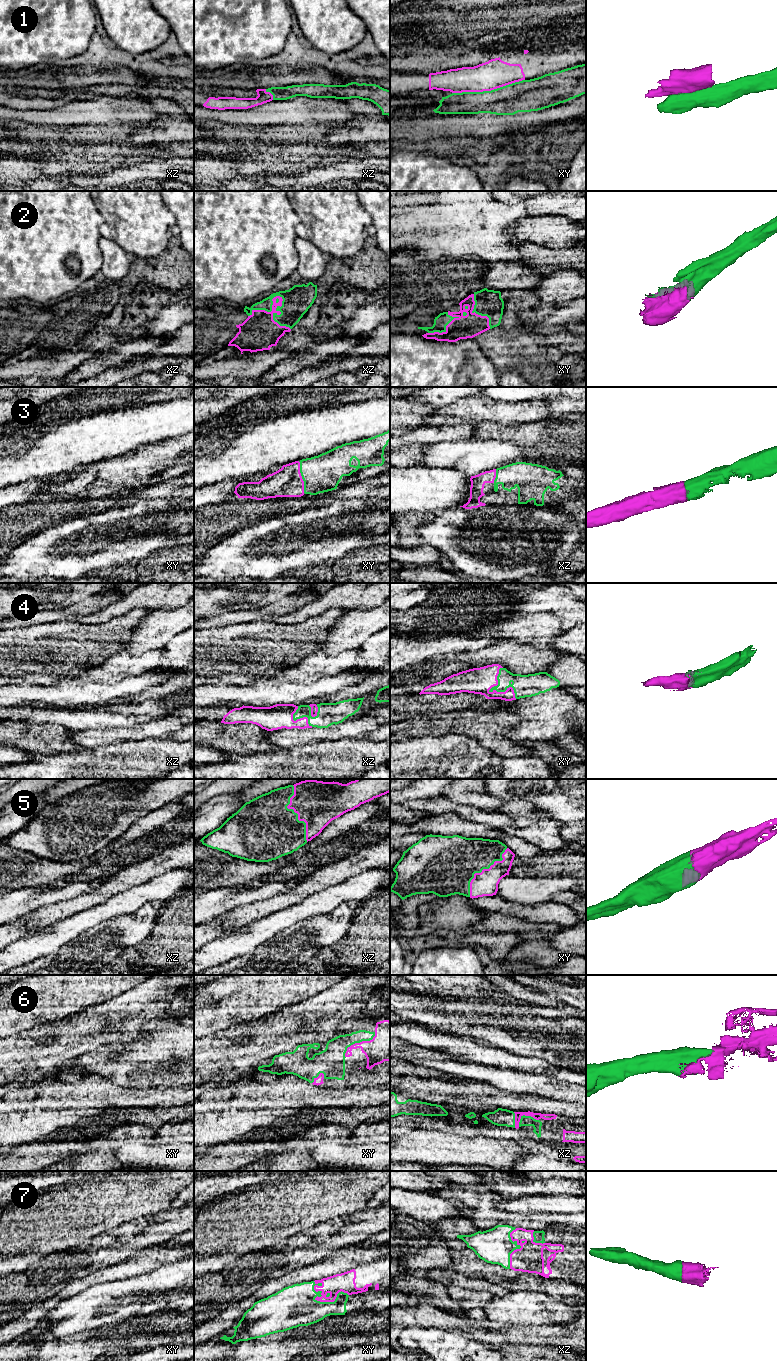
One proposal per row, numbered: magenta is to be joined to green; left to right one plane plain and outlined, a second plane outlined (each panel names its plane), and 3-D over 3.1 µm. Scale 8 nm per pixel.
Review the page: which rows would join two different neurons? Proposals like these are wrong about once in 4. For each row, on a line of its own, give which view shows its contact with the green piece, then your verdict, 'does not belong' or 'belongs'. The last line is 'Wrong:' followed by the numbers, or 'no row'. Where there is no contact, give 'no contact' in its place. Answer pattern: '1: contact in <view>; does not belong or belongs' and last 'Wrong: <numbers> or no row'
1: contact in xy; does not belong
2: contact in xz; belongs
3: contact in xy; belongs
4: contact in xy; belongs
5: contact in xz; belongs
6: contact in xy; belongs
7: contact in xy; belongs
Wrong: 1

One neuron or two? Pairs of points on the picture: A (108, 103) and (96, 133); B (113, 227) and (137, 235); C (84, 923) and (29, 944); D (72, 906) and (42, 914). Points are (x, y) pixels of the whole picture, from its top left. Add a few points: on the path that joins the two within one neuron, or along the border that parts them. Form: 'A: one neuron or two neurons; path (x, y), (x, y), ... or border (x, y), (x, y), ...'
A: two neurons; border (122, 122), (76, 126)
B: one neuron; path (119, 227), (129, 227), (131, 229)
C: one neuron; path (70, 928), (43, 943)
D: one neuron; path (65, 908), (49, 914)

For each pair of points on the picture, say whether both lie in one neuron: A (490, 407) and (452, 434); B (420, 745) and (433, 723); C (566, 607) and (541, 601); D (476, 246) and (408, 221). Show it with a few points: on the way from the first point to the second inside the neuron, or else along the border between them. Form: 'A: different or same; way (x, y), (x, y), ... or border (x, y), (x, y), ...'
A: different; border (446, 423), (475, 424)
B: different; border (449, 733), (422, 735), (414, 738)
C: same; way (560, 601), (547, 601)
D: same; way (459, 229), (451, 221), (425, 221)

